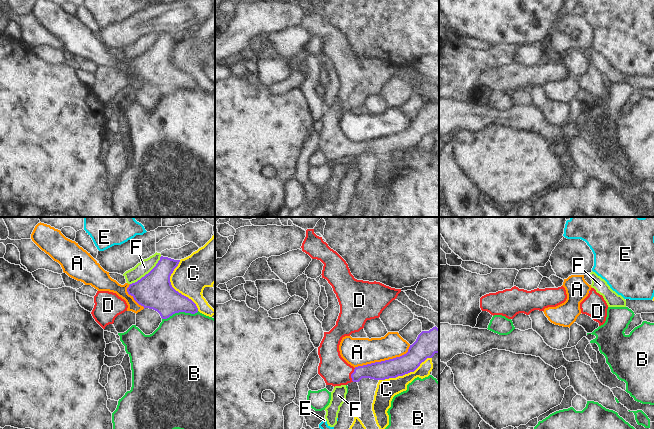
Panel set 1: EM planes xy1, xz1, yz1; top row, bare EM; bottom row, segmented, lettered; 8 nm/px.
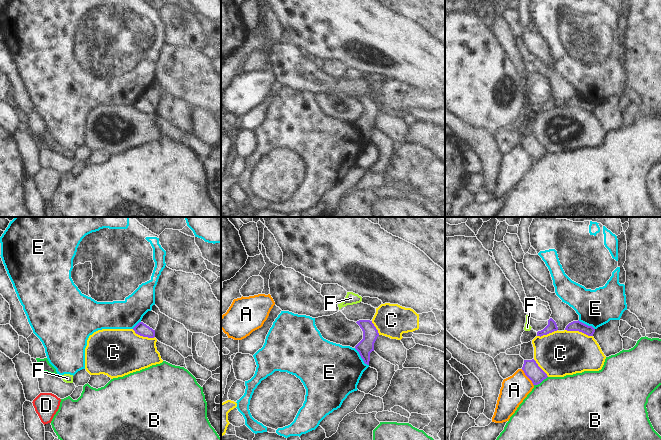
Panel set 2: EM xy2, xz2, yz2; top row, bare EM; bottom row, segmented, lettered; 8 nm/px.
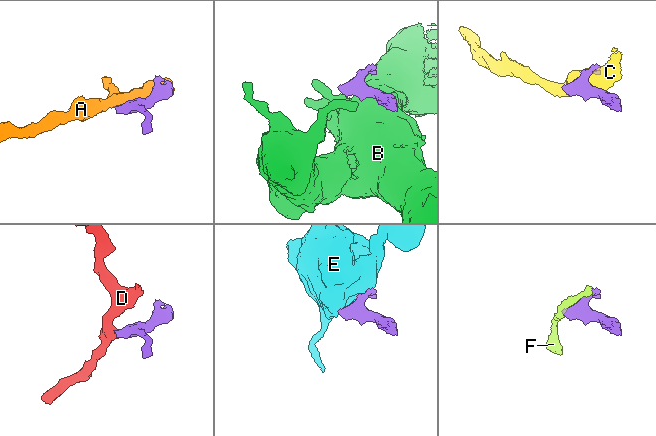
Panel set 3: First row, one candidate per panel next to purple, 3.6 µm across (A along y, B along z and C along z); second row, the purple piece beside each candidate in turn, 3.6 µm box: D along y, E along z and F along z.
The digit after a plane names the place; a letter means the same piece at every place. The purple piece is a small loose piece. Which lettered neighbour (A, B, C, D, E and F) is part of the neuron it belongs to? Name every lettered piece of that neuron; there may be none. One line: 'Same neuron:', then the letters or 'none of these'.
Same neuron: D

